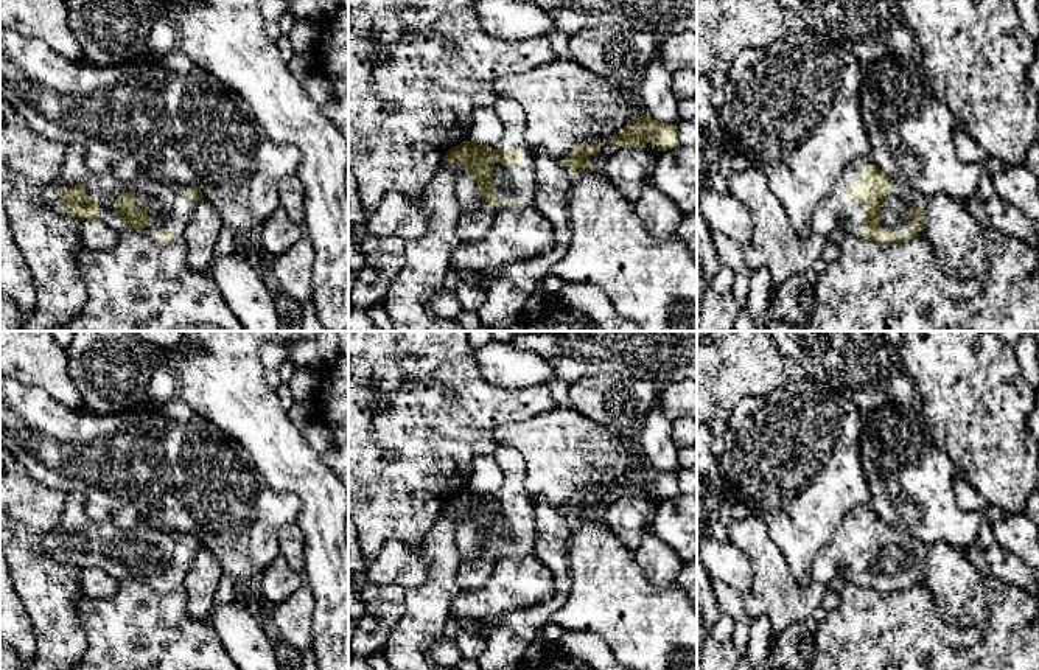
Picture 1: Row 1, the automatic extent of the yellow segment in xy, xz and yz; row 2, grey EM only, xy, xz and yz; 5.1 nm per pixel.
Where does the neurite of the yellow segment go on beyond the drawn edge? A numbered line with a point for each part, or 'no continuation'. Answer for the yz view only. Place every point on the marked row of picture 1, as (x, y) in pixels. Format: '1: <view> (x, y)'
1: yz (902, 196)

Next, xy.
1: xy (167, 209)

